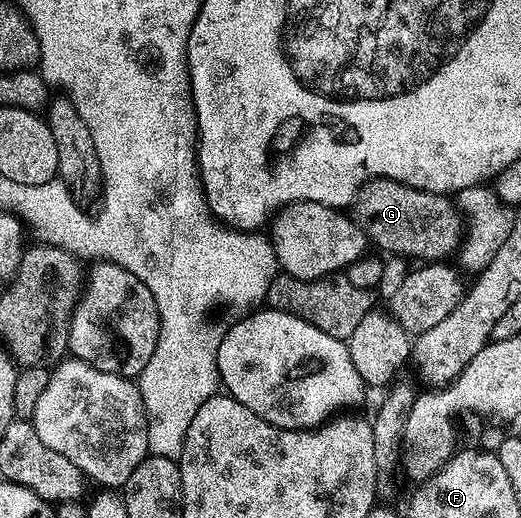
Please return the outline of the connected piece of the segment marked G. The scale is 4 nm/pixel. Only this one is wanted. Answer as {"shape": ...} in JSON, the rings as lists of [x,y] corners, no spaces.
{"shape":[[[373,177],[370,181],[367,182],[366,185],[363,186],[362,189],[359,190],[359,196],[355,198],[353,202],[353,210],[355,209],[355,213],[353,212],[353,220],[356,225],[358,225],[359,230],[367,237],[368,242],[372,246],[375,245],[382,251],[384,254],[392,255],[392,254],[400,254],[402,257],[406,257],[408,259],[414,259],[414,257],[420,257],[418,260],[423,263],[439,263],[442,262],[450,252],[451,254],[458,248],[459,242],[465,232],[465,221],[461,216],[454,200],[450,196],[444,195],[442,193],[430,193],[429,191],[425,191],[424,189],[414,189],[413,187],[409,187],[405,183],[401,183],[400,181],[394,181],[393,179],[389,179],[388,177]]]}

